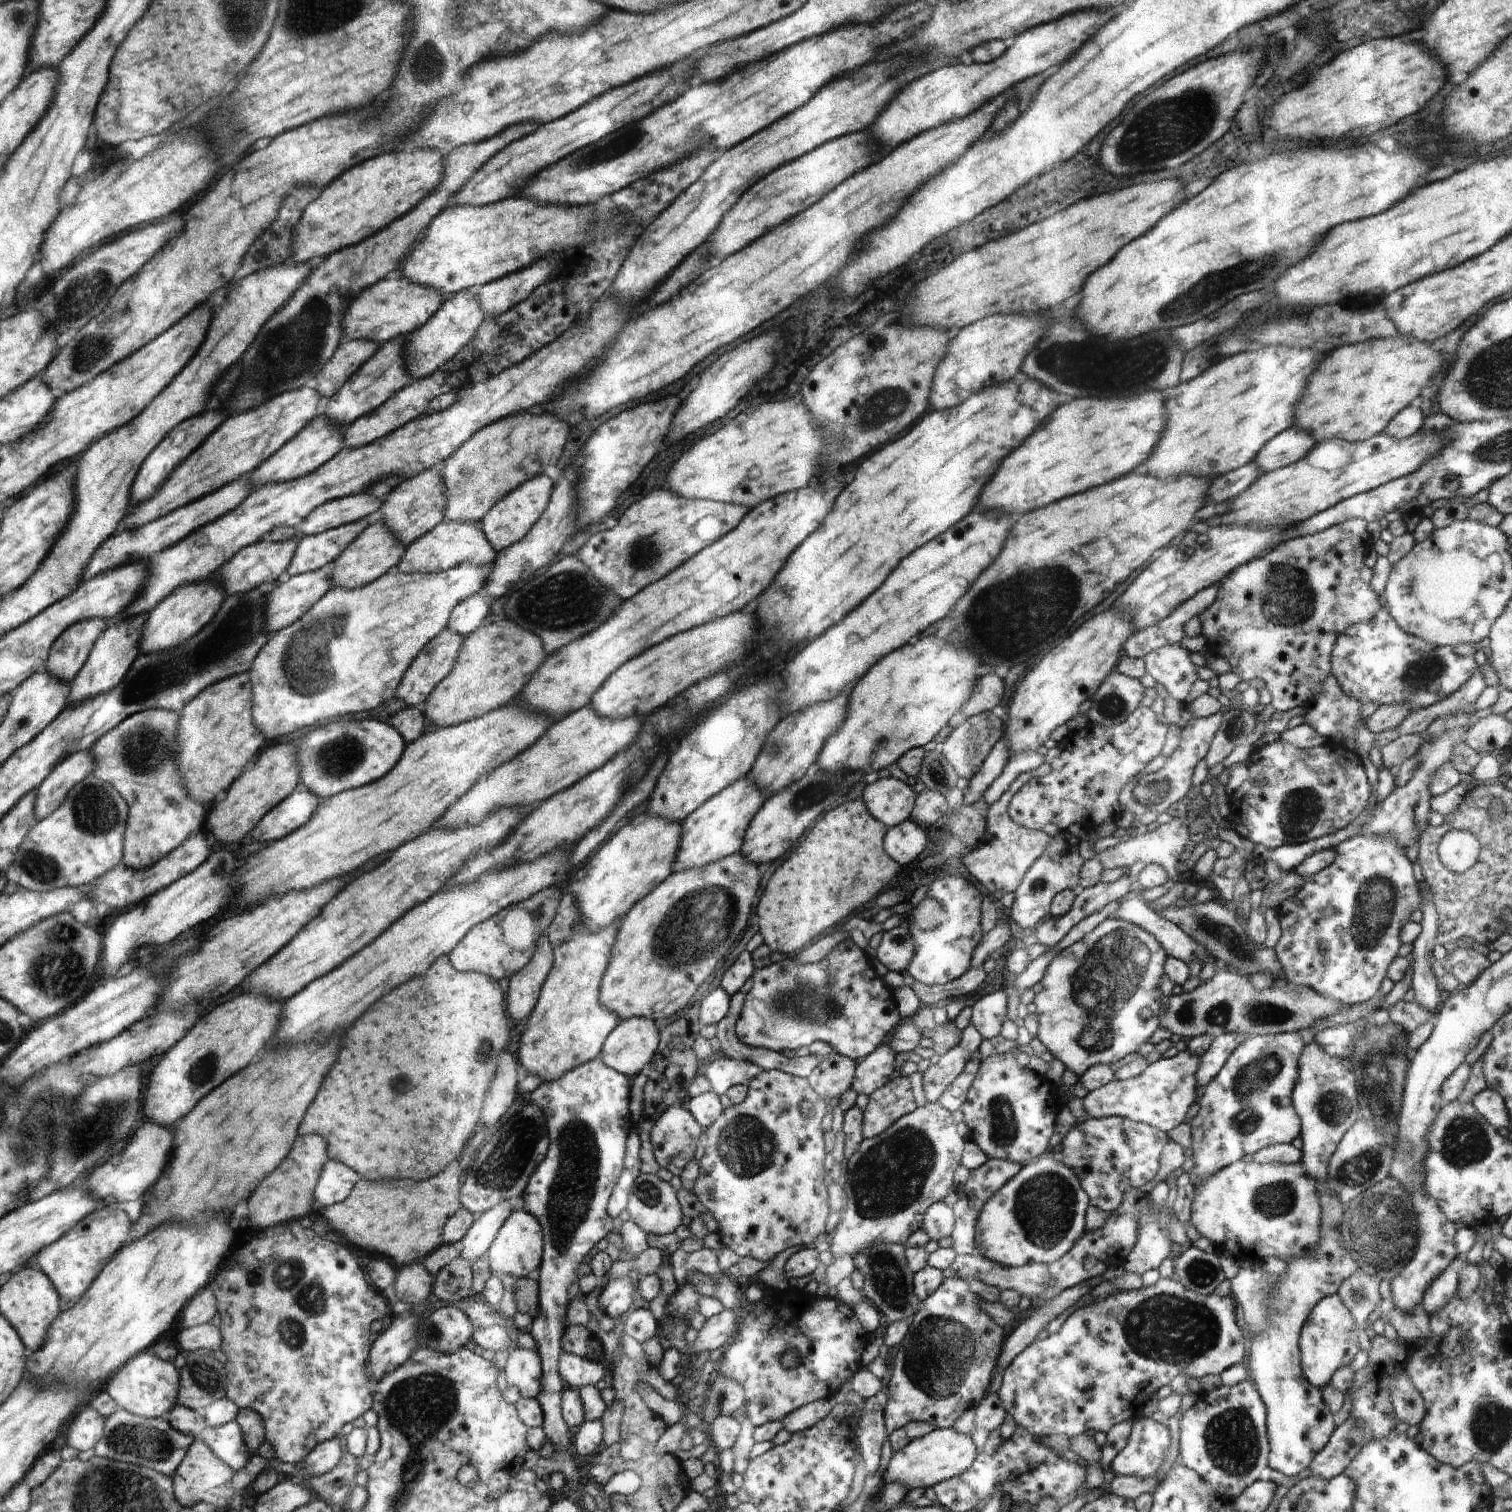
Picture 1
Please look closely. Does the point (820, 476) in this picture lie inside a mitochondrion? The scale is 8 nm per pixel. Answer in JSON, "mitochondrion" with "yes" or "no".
{"mitochondrion":"no"}

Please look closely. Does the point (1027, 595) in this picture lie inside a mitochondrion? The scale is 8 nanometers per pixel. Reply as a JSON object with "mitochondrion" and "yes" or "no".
{"mitochondrion":"yes"}

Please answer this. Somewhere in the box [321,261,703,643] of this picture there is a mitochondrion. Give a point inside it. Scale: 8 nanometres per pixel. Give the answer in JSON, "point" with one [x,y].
{"point":[568,600]}

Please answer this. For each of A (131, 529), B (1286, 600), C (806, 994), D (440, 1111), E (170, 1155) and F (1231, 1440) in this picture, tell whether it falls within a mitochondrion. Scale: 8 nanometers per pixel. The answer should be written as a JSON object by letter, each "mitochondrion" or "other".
{"A":"other","B":"mitochondrion","C":"mitochondrion","D":"other","E":"other","F":"mitochondrion"}

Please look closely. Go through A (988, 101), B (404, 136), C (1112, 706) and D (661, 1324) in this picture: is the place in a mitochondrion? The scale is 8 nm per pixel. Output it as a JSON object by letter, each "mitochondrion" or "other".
{"A":"other","B":"other","C":"mitochondrion","D":"other"}

